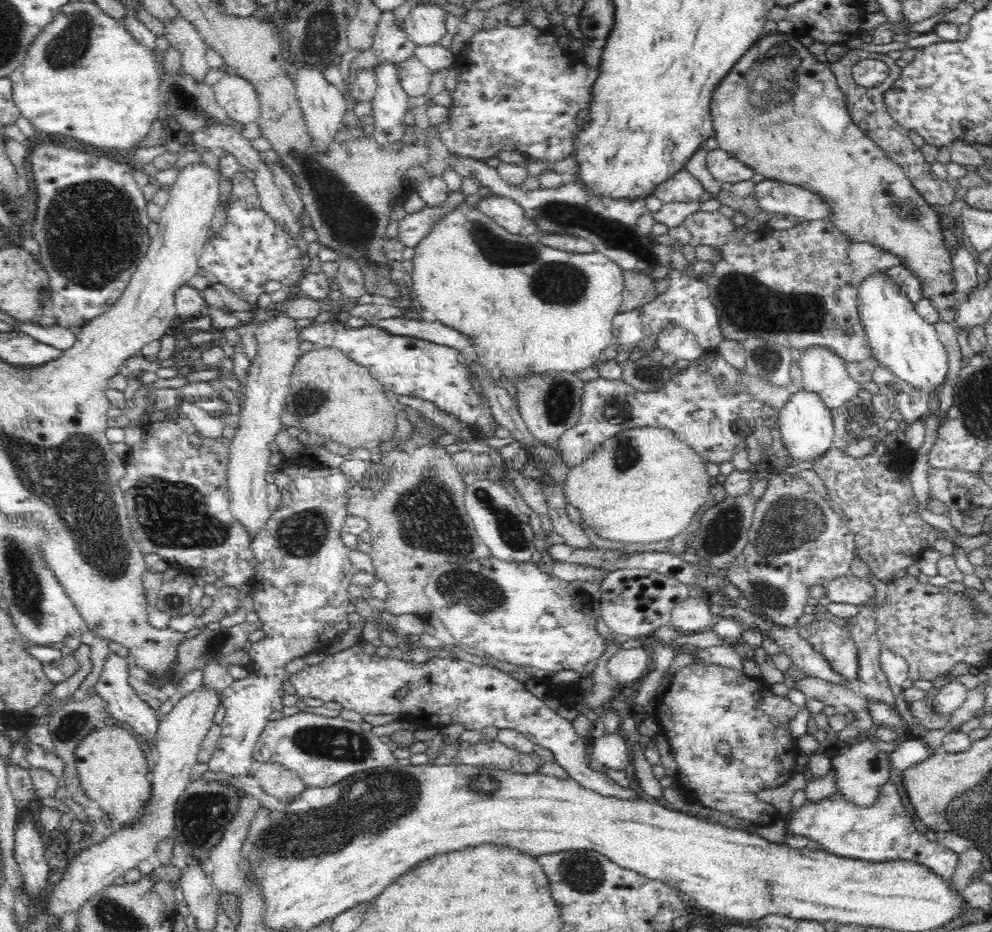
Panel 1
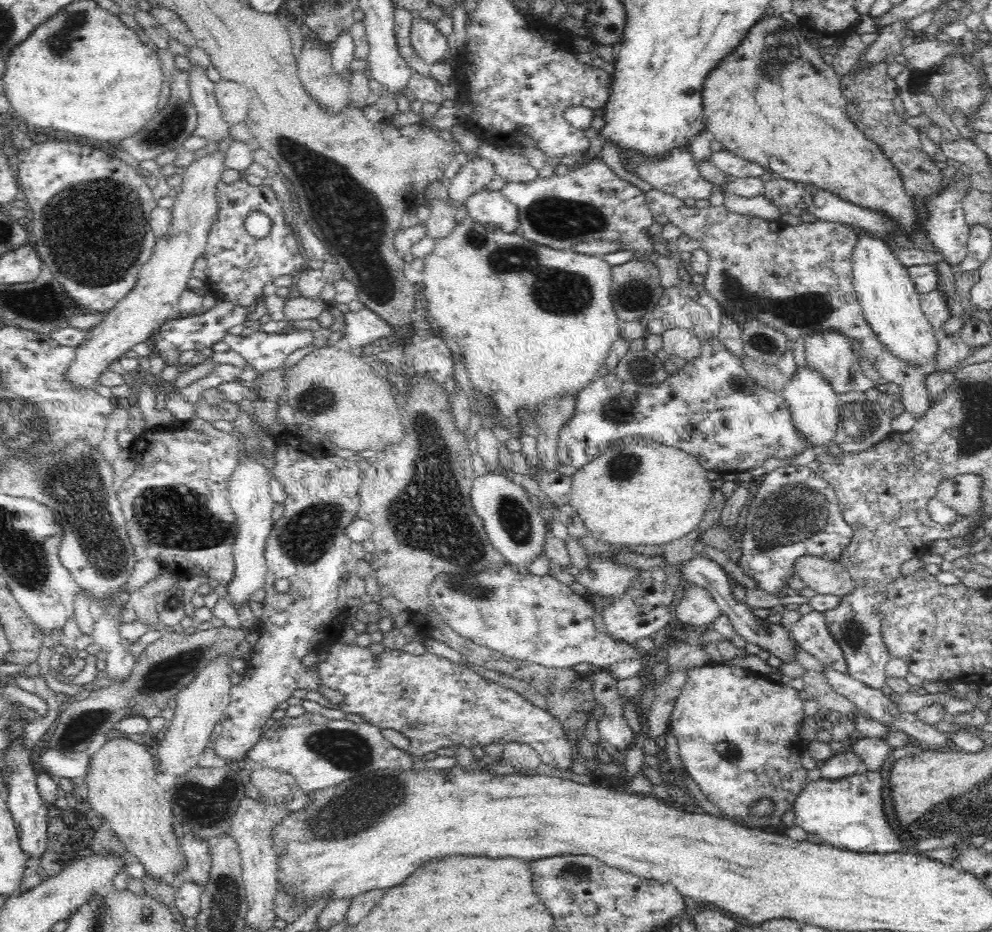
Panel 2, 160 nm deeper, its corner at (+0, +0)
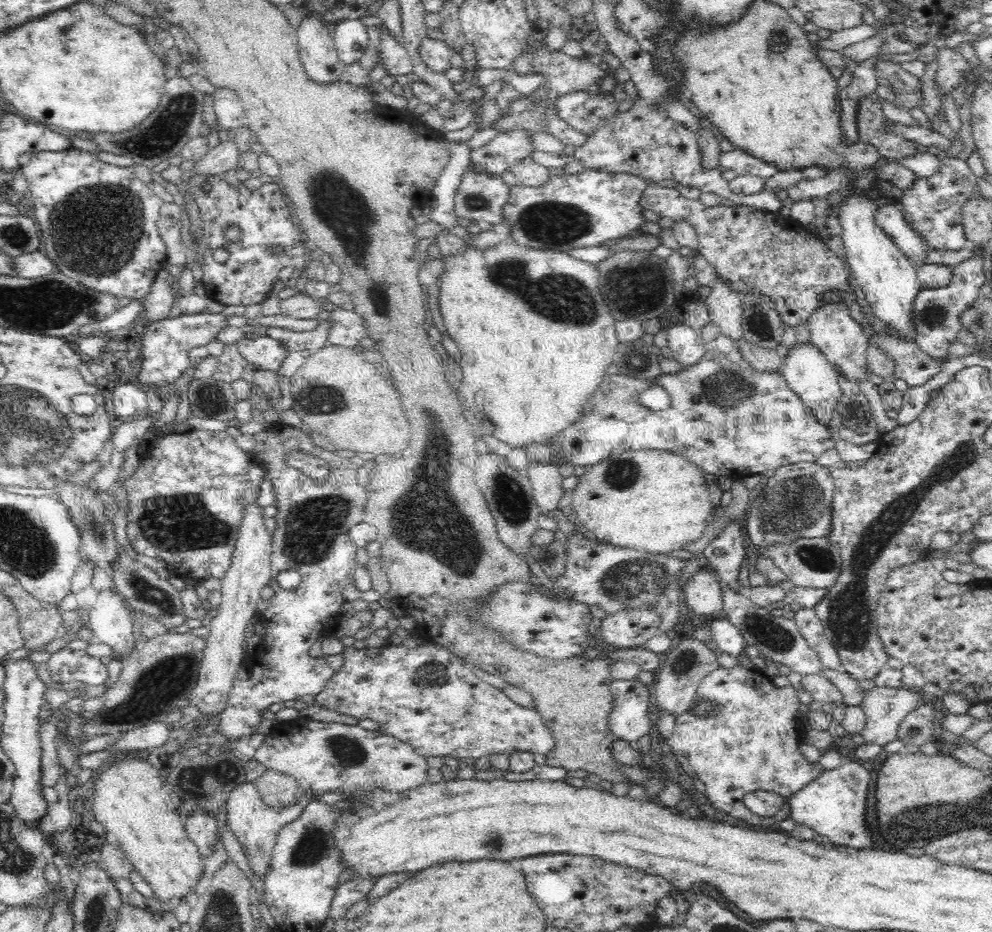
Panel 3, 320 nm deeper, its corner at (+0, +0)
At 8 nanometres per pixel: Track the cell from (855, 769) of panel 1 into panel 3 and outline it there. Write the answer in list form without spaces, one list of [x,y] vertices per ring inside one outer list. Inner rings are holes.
[[[873,687],[863,694],[862,711],[866,724],[859,732],[864,742],[884,746],[897,738],[900,722],[922,701],[918,693],[890,687]]]

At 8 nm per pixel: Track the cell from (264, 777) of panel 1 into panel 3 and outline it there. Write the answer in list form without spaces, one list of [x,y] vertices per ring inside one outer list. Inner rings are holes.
[[[267,770],[254,784],[265,803],[278,809],[295,803],[300,791],[297,781],[292,776],[272,770]]]

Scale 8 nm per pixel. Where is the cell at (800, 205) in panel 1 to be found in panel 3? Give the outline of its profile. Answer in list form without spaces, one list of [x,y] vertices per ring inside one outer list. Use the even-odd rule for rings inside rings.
[[[890,202],[877,211],[877,222],[885,234],[911,260],[916,267],[926,264],[929,249],[904,219],[898,203]]]

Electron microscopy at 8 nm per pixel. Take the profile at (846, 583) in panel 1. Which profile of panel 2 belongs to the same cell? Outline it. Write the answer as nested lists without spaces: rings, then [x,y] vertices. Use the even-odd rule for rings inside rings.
[[[802,555],[793,562],[797,577],[818,594],[839,596],[855,589],[849,570],[840,561],[828,561],[824,557]]]

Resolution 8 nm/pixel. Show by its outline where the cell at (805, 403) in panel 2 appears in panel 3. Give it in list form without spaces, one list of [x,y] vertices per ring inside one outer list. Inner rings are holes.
[[[810,341],[795,343],[789,349],[788,355],[783,358],[781,373],[788,387],[804,401],[806,407],[812,409],[820,424],[828,426],[834,416],[834,408],[842,398],[842,389],[838,385],[838,371],[826,360],[822,351],[814,347]]]

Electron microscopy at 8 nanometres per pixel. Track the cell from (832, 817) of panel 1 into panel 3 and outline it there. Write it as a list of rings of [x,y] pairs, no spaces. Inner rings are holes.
[[[844,759],[839,768],[825,770],[820,777],[790,797],[791,818],[823,836],[829,844],[858,850],[880,848],[882,846],[878,844],[872,847],[874,839],[865,821],[870,782],[870,772],[862,762]]]

